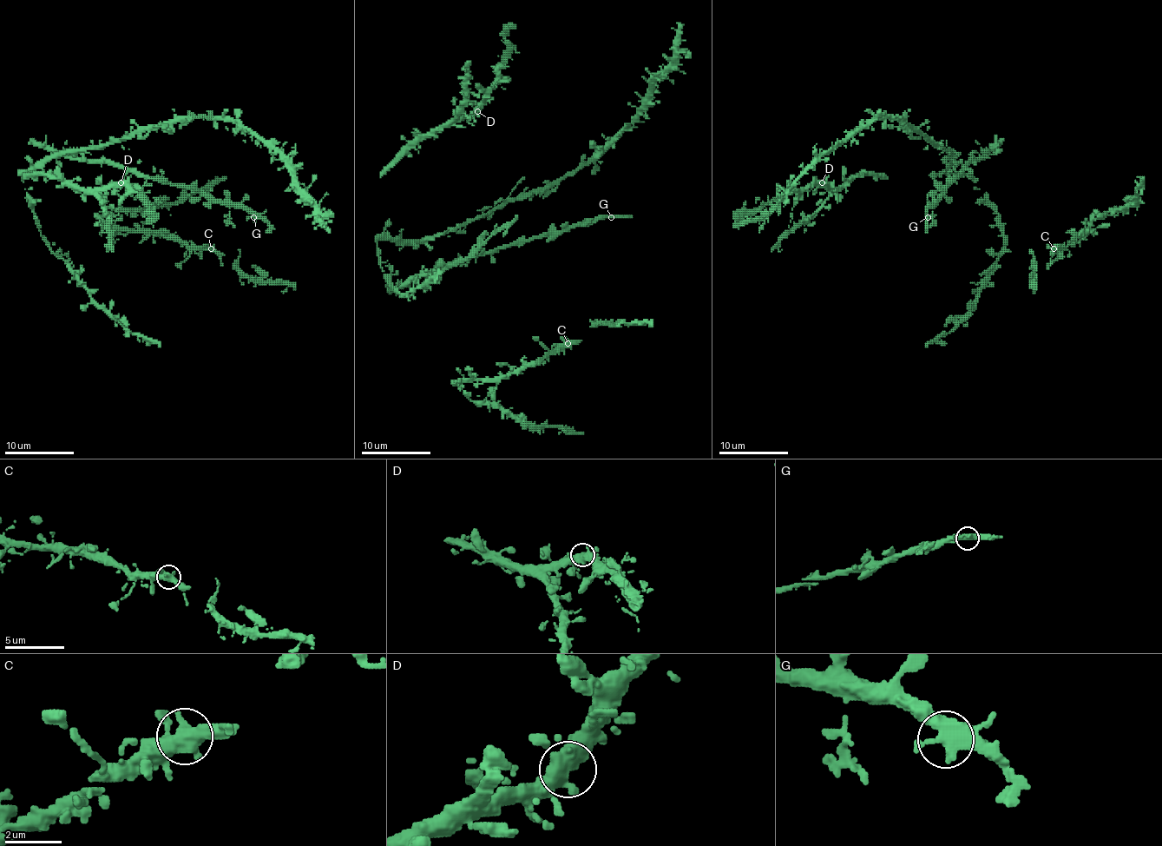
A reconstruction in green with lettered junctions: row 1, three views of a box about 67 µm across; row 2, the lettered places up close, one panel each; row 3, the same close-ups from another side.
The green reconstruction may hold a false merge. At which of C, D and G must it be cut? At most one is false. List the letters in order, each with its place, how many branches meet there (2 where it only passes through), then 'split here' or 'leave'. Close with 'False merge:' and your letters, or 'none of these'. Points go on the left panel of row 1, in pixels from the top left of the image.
C: at (211, 248); 3 branches meet; leave
D: at (121, 182); 3 branches meet; leave
G: at (253, 217); 3 branches meet; leave
False merge: none of these

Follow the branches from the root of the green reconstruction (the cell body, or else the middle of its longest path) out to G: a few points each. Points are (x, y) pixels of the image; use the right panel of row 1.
G: (949, 161), (949, 155), (953, 151), (968, 155), (974, 161), (938, 196), (928, 210), (928, 217)

